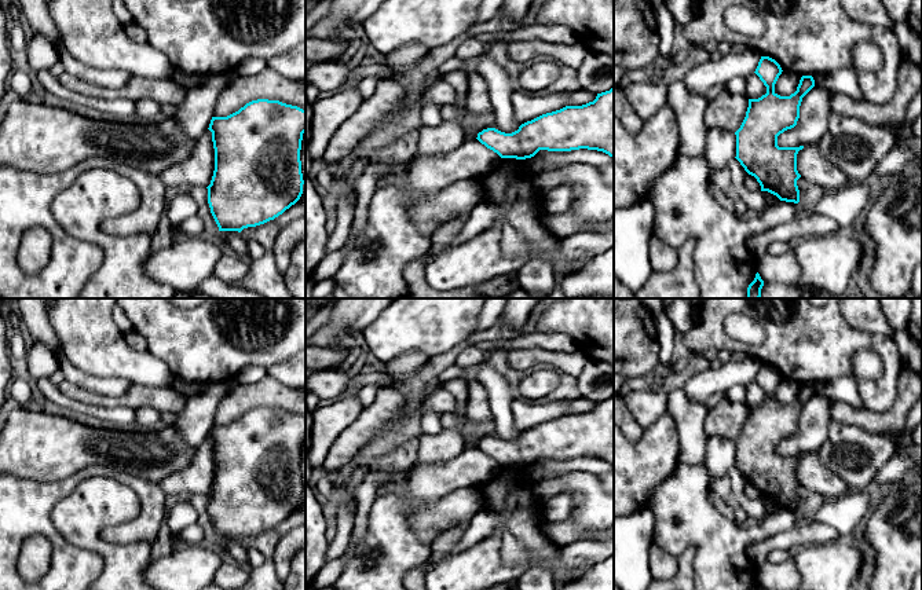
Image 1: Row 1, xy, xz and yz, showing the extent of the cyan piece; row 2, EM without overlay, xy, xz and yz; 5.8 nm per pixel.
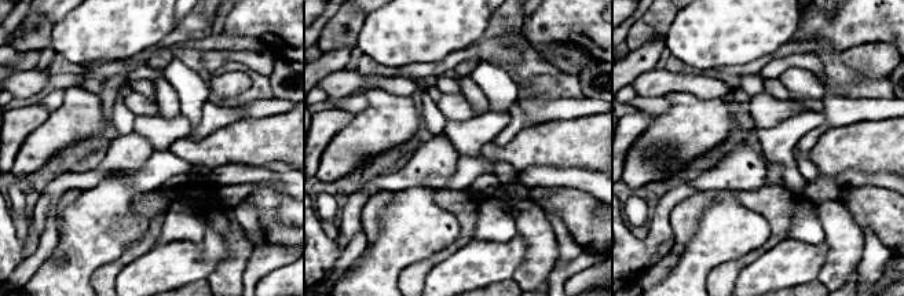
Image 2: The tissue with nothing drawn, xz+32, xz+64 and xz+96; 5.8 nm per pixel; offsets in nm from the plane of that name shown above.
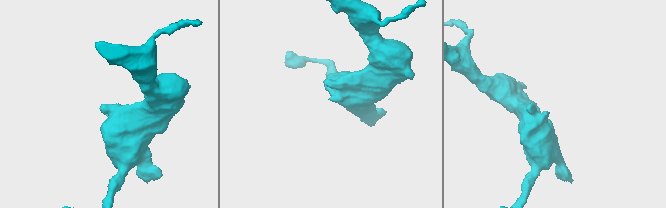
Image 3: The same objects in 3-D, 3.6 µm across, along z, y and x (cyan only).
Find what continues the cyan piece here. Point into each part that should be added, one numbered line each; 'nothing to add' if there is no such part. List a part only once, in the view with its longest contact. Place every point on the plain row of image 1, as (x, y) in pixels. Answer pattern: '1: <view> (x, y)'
nothing to add

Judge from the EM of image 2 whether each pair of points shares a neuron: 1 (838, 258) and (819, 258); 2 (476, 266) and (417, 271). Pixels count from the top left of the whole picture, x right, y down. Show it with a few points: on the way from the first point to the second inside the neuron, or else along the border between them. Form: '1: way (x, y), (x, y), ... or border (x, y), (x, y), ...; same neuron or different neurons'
1: border (826, 241), (827, 260), (816, 278); different neurons
2: border (457, 251), (439, 262), (424, 281); different neurons

